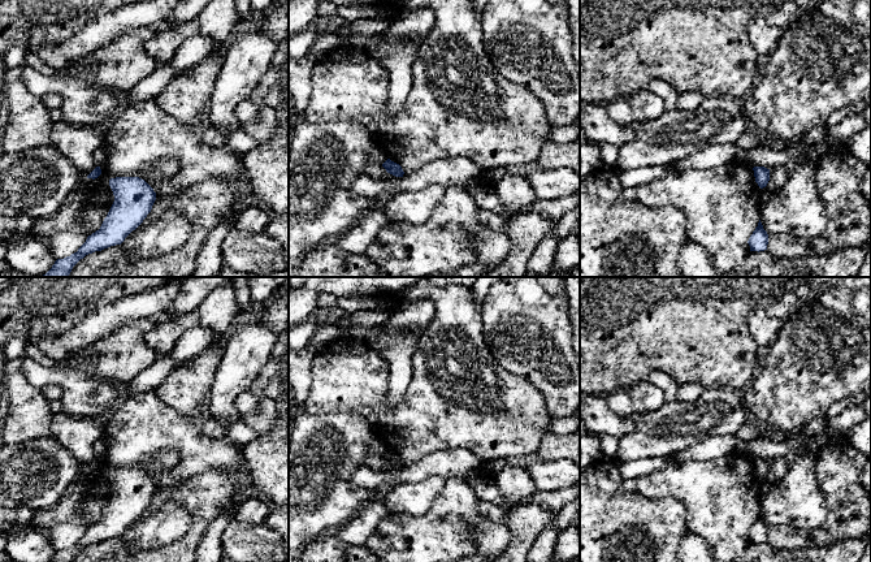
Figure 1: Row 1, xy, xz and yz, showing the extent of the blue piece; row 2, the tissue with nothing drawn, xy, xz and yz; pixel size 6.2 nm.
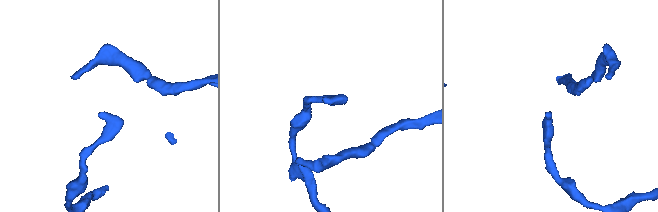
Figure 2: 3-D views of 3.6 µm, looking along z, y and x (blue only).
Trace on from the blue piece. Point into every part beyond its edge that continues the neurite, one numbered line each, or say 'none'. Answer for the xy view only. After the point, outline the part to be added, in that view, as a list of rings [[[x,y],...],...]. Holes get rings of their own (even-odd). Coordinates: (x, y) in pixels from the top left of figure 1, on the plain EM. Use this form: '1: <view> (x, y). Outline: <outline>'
none

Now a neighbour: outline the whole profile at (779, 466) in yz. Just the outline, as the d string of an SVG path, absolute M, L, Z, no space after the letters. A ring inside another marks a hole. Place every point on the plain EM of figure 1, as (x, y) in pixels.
M777 457L770 462L768 481L776 483L785 476L788 471L788 461Z

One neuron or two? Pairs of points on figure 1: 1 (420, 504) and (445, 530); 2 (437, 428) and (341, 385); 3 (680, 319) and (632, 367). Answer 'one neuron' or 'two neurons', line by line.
1: two neurons
2: one neuron
3: one neuron

